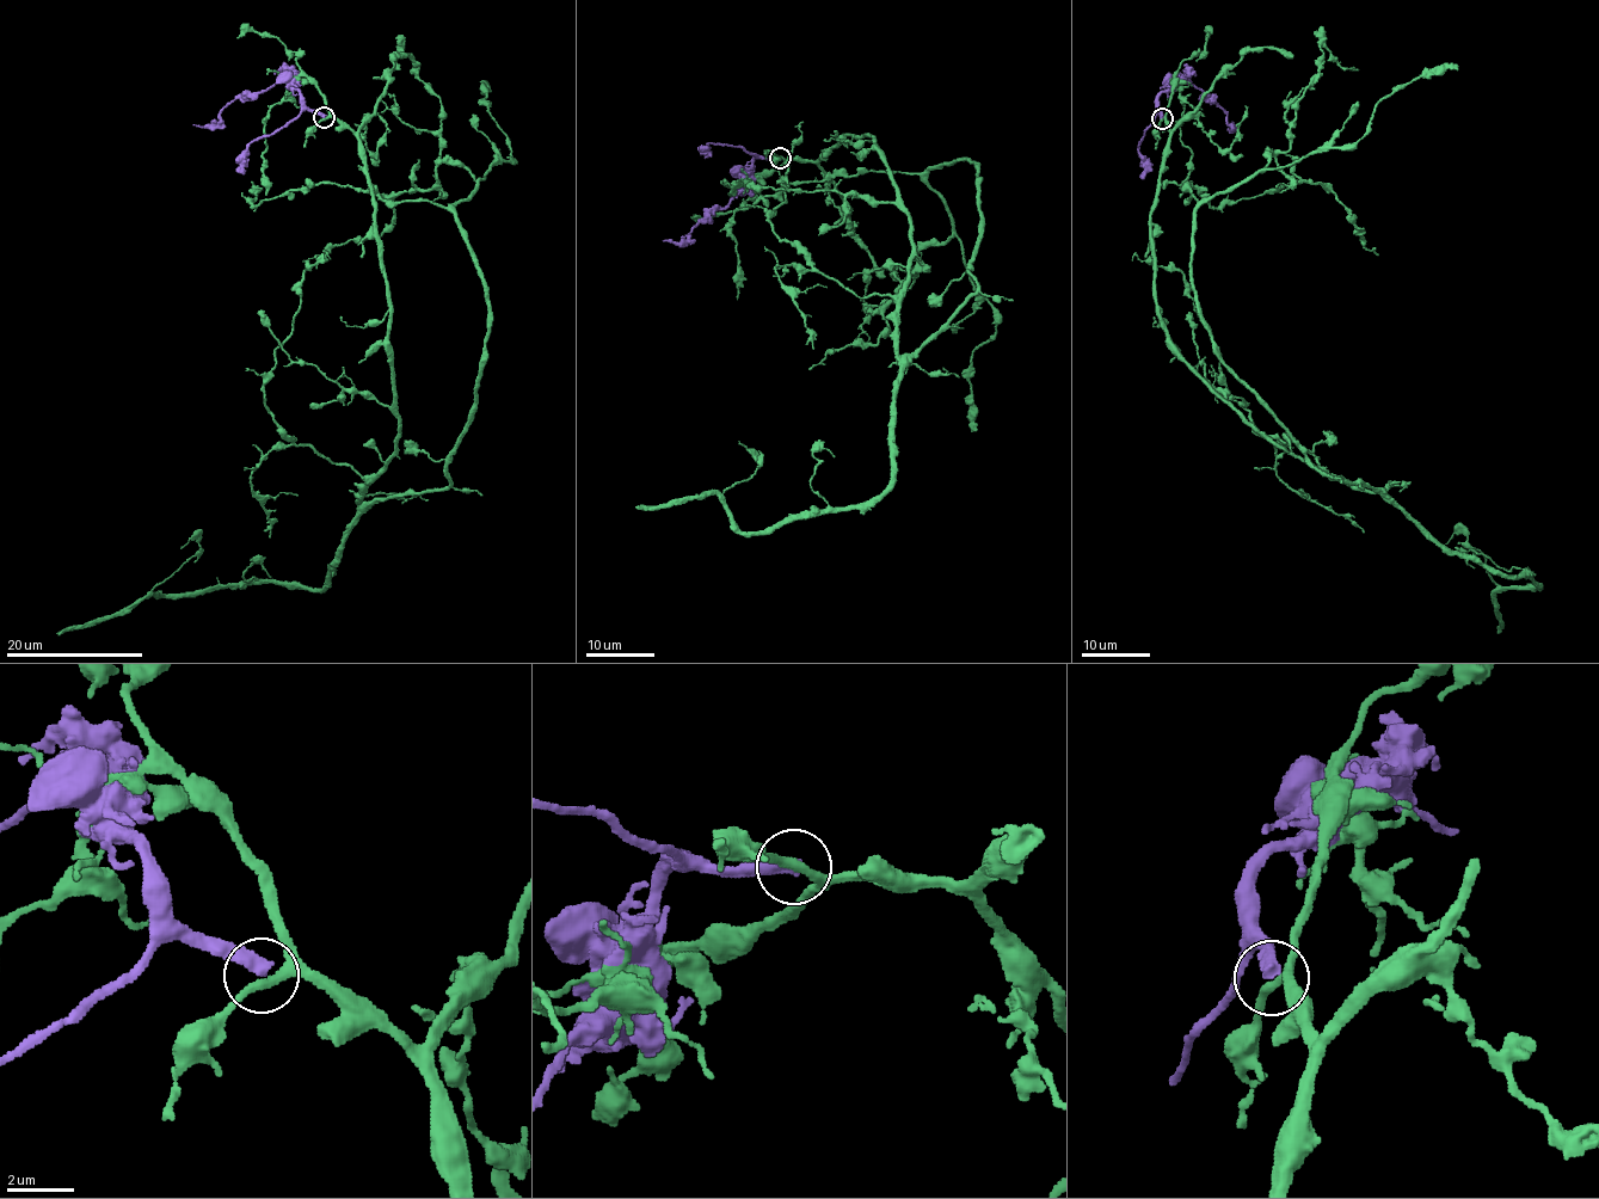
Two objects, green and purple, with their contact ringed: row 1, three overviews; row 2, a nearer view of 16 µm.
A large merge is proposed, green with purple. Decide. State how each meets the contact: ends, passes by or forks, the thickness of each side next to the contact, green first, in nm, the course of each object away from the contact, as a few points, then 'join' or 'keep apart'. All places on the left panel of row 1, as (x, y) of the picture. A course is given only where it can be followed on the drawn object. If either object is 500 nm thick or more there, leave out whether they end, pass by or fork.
green passes by; purple ends; calibres 240 and 420 nm; course green (323, 118), (389, 308), (360, 502), (442, 491), (477, 180), (302, 262); course purple (323, 117), (305, 105), (293, 80), (280, 80), (264, 91), (238, 94), (209, 124), (192, 124); keep apart

